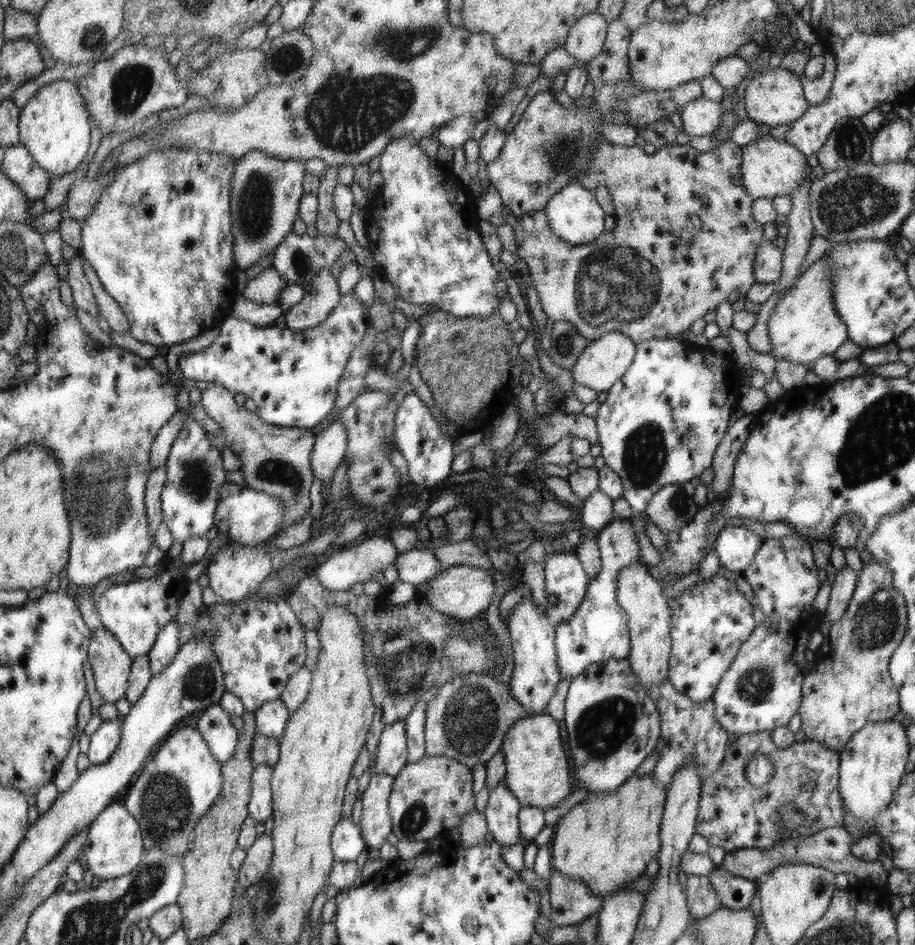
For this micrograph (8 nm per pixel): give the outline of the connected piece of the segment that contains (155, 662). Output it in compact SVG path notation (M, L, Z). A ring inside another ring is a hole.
M176 621L169 623L160 631L155 646L151 648L150 654L147 655L153 675L162 672L178 654L180 648L178 645L179 631L180 626L177 625Z

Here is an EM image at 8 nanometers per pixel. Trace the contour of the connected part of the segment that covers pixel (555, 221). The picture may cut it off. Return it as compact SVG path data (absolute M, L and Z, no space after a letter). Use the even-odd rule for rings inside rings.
M579 182L576 184L570 183L562 191L558 191L542 211L545 212L550 223L551 231L559 239L567 242L568 246L586 245L588 242L596 240L600 234L605 234L606 214L598 206L598 202L594 198L594 191L584 188Z

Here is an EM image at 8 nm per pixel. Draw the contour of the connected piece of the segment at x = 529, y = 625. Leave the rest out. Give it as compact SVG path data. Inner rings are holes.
M532 596L516 605L508 615L507 628L514 650L514 669L509 682L509 693L527 708L529 712L540 714L547 708L562 678L562 667L556 649L555 625L542 613Z

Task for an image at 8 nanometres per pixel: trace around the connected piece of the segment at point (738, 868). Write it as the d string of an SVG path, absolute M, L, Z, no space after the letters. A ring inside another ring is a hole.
M843 826L826 827L808 838L776 843L772 848L746 848L726 853L723 863L721 865L716 865L716 868L722 868L728 872L734 873L736 876L755 881L757 877L761 877L763 874L784 864L813 864L827 868L835 872L835 874L854 874L859 880L869 878L877 886L882 886L888 891L887 878L889 871L880 864L880 861L868 862L856 858L851 853L852 843L853 840L850 833Z

